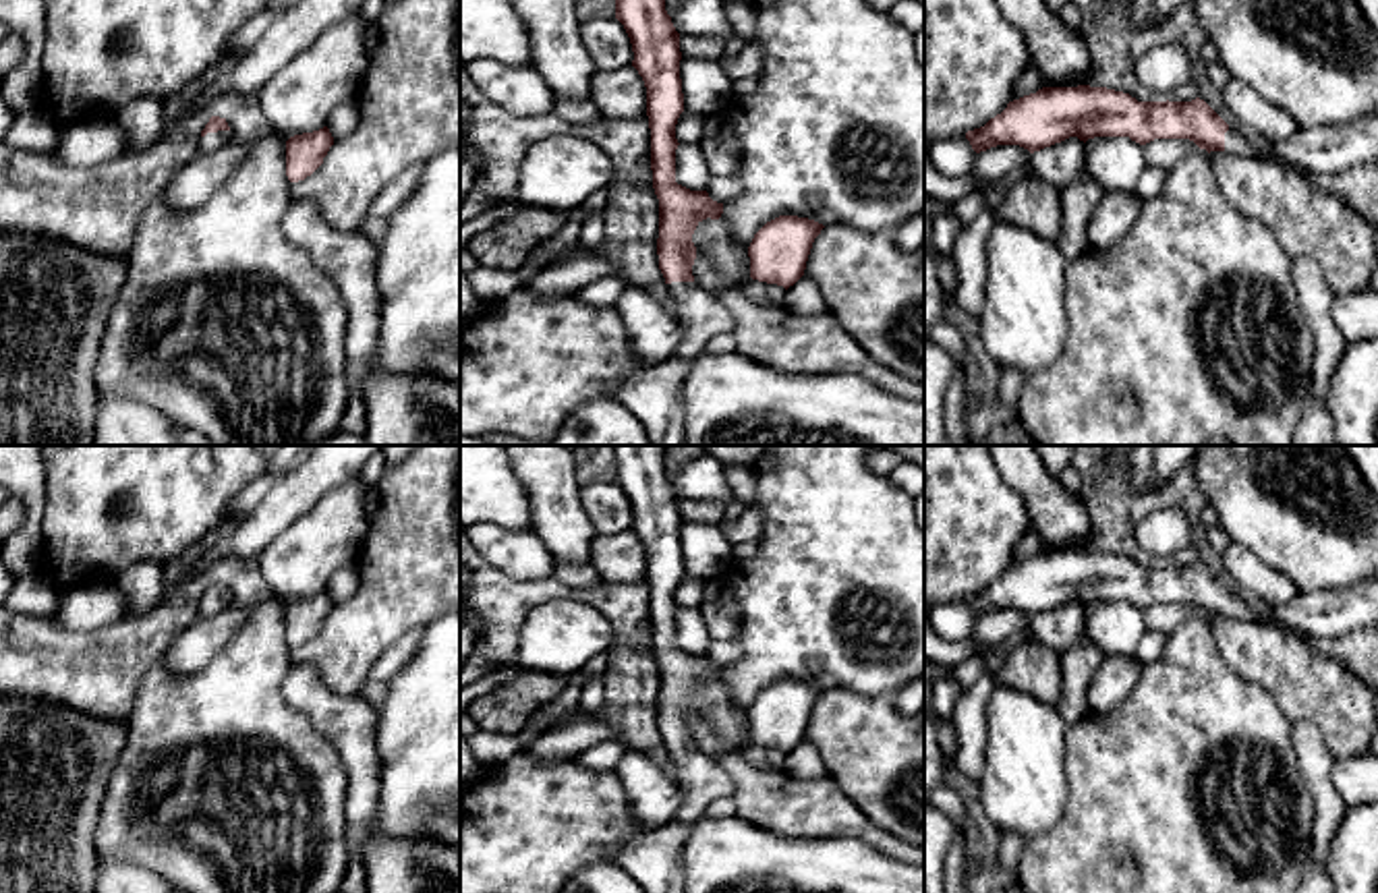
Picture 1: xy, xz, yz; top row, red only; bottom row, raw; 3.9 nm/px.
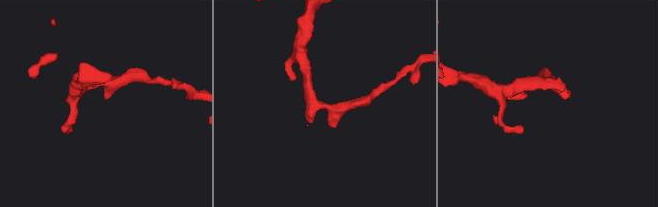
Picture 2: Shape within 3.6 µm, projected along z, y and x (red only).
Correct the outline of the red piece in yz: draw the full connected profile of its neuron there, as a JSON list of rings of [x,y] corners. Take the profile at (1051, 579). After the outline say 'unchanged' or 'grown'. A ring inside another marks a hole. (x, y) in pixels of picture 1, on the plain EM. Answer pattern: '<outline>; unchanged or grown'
[[[1042,551],[1007,568],[984,590],[968,595],[976,617],[1020,609],[1030,617],[1069,601],[1189,603],[1200,613],[1243,622],[1281,622],[1308,638],[1341,638],[1378,626],[1378,576],[1345,590],[1299,593],[1291,603],[1266,607],[1241,590],[1229,590],[1204,564],[1138,566],[1107,551]]]; grown

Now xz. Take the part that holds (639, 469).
[[[613,445],[615,483],[624,489],[647,551],[653,653],[659,663],[659,733],[669,767],[682,789],[680,810],[661,827],[647,829],[615,854],[615,864],[636,878],[644,893],[684,893],[680,854],[690,827],[717,798],[731,798],[734,781],[723,767],[702,754],[692,740],[696,690],[719,684],[723,667],[707,655],[676,646],[676,588],[684,576],[680,543],[680,497],[665,474],[667,445]]]; grown

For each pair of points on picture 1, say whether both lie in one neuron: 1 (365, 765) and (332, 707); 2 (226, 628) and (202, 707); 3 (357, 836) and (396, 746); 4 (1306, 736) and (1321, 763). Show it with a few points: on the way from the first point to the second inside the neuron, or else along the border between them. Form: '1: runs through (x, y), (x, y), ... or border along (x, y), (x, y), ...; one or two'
1: runs through (357, 751), (351, 728), (345, 722); one
2: border along (247, 608), (243, 626), (202, 668), (179, 676); two
3: runs through (382, 821), (396, 807), (396, 771); one
4: runs through (1308, 742), (1314, 757); one

